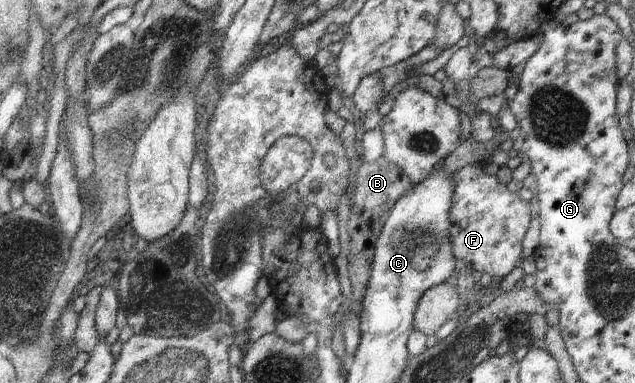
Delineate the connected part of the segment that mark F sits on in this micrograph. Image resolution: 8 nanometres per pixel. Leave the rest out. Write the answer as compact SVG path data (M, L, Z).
M467 164L451 176L456 183L451 208L451 239L455 257L460 262L458 270L465 264L470 271L502 278L516 266L524 266L528 254L524 248L524 234L531 219L529 203L476 164Z

